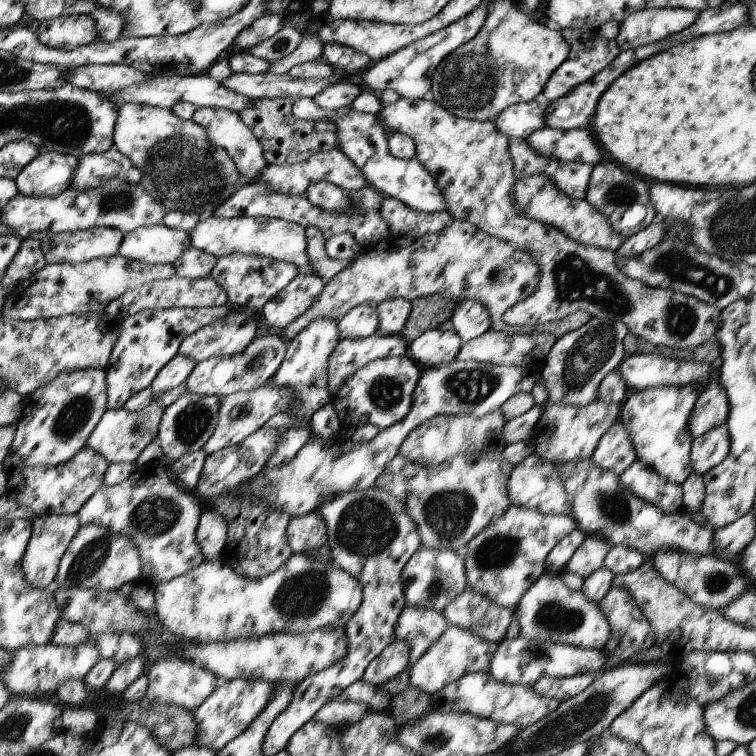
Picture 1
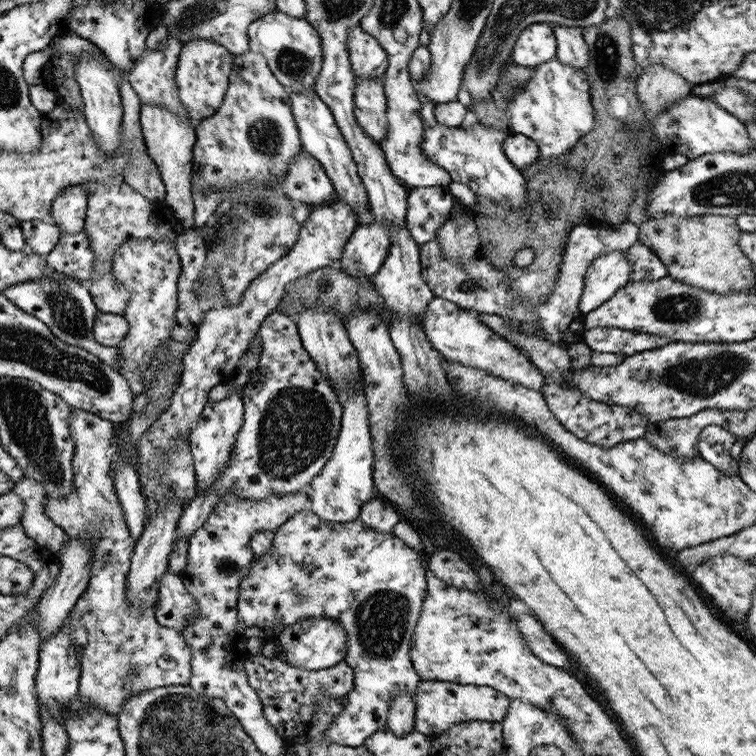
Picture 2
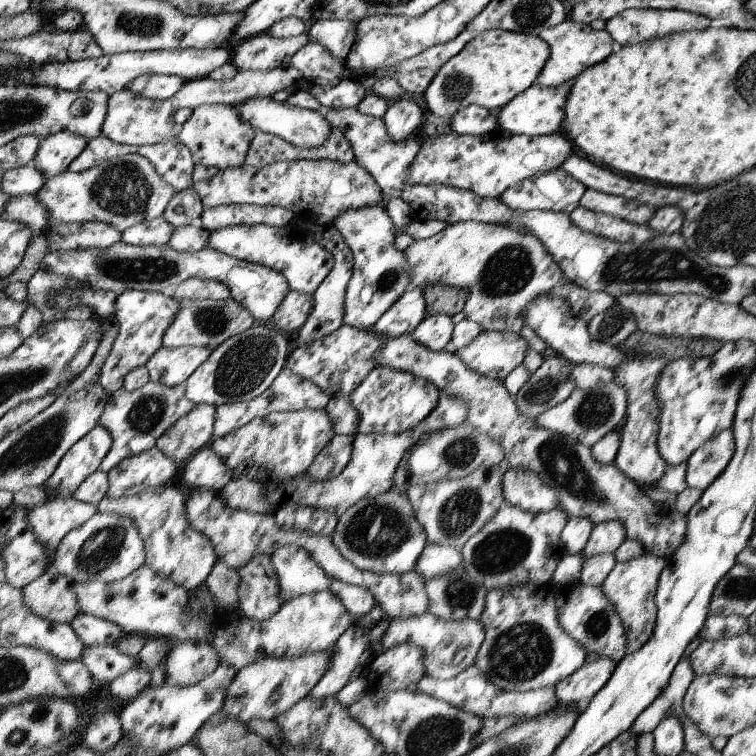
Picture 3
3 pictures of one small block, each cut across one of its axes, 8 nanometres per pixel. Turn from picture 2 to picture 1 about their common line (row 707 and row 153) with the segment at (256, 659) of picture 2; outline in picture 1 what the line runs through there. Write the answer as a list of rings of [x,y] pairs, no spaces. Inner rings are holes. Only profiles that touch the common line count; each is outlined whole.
[[[263,99],[245,106],[238,113],[256,136],[265,153],[264,159],[268,165],[300,163],[314,154],[339,148],[339,139],[335,123],[320,125],[318,122],[304,122],[296,119],[291,112],[289,103],[282,99]]]

